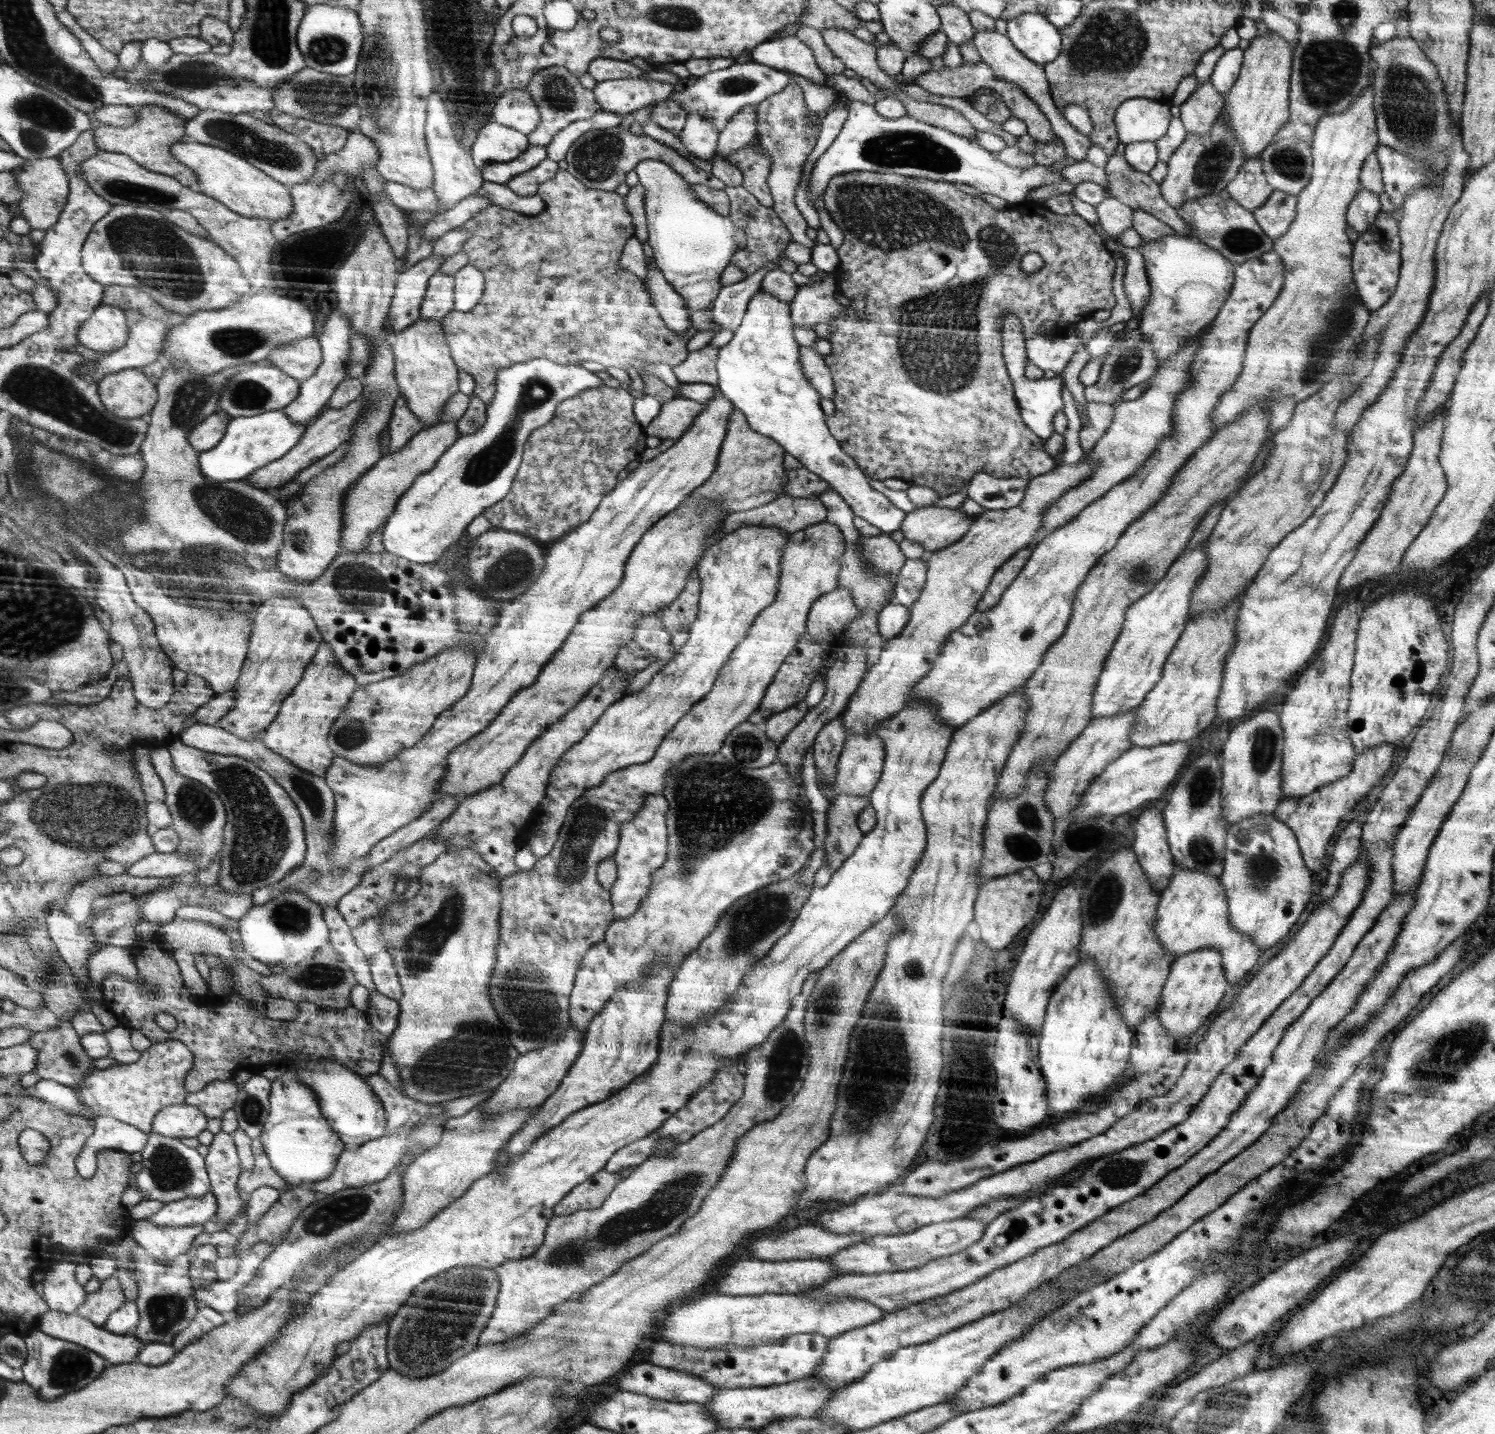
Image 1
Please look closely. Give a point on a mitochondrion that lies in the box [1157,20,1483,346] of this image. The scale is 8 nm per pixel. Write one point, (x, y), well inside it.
(1409, 106)

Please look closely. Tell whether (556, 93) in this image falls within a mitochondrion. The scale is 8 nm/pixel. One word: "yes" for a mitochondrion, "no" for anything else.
yes

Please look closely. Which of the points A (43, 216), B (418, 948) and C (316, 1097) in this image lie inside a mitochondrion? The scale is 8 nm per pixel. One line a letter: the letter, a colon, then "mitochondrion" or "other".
A: other
B: mitochondrion
C: other

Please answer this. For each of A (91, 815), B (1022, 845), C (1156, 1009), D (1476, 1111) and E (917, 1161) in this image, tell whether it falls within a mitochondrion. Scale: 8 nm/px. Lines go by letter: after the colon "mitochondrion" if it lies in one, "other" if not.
A: mitochondrion
B: mitochondrion
C: other
D: other
E: other

